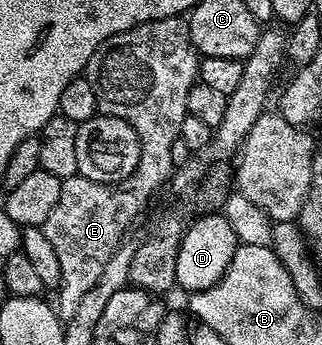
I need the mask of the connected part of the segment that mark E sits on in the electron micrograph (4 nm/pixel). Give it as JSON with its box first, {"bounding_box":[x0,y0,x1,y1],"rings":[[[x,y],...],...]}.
{"bounding_box":[43,17,199,319],"rings":[[[184,17],[151,20],[147,24],[139,24],[127,32],[119,32],[119,36],[111,36],[91,56],[85,66],[84,77],[88,78],[91,88],[95,88],[97,109],[102,114],[110,114],[116,118],[127,120],[135,128],[139,136],[141,151],[139,164],[131,176],[118,182],[96,182],[80,176],[64,179],[59,188],[59,201],[51,216],[47,216],[43,227],[47,240],[51,240],[51,248],[55,248],[55,256],[59,259],[61,285],[56,287],[56,309],[62,319],[75,316],[75,308],[79,308],[79,300],[83,300],[86,292],[95,288],[95,280],[103,276],[103,268],[111,256],[126,241],[125,233],[133,226],[133,221],[149,206],[149,201],[161,190],[161,185],[170,181],[175,168],[171,164],[171,144],[181,137],[181,125],[186,114],[187,96],[194,82],[198,81],[197,64],[199,55],[189,35],[189,24]]]}

